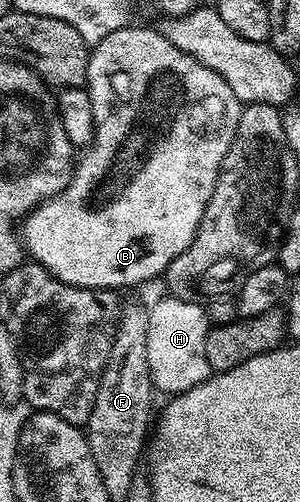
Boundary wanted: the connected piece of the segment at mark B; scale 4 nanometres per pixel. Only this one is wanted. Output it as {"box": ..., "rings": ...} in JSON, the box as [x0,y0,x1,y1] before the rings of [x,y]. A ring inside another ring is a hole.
{"box":[19,26,243,292],"rings":[[[132,26],[116,30],[92,47],[84,89],[89,91],[89,103],[93,113],[93,140],[82,153],[86,154],[76,159],[69,187],[34,208],[19,226],[24,253],[28,257],[30,254],[33,257],[30,259],[43,267],[52,278],[58,278],[63,284],[77,286],[81,290],[109,292],[105,290],[121,290],[124,286],[141,286],[152,278],[160,279],[171,262],[193,243],[207,204],[215,192],[223,160],[235,140],[239,116],[243,109],[242,103],[238,102],[229,85],[218,74],[183,53],[164,33],[156,34],[155,31],[144,30],[141,26]]]}

